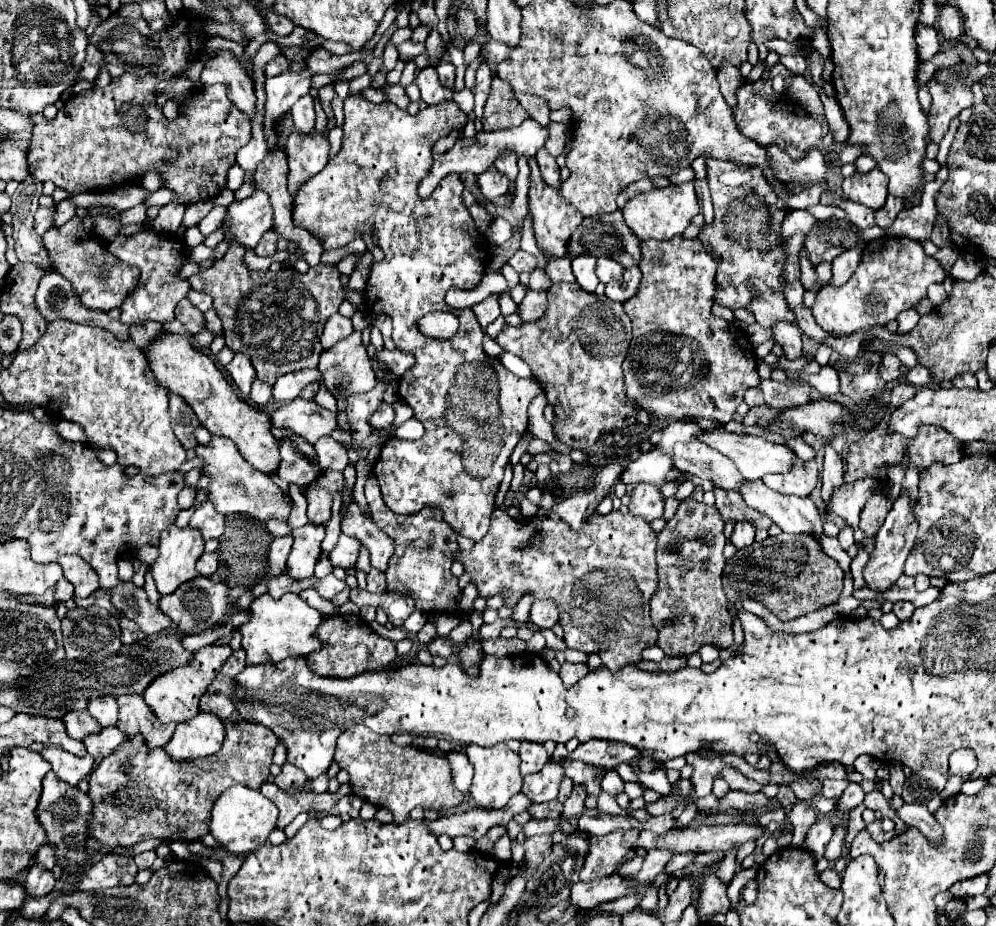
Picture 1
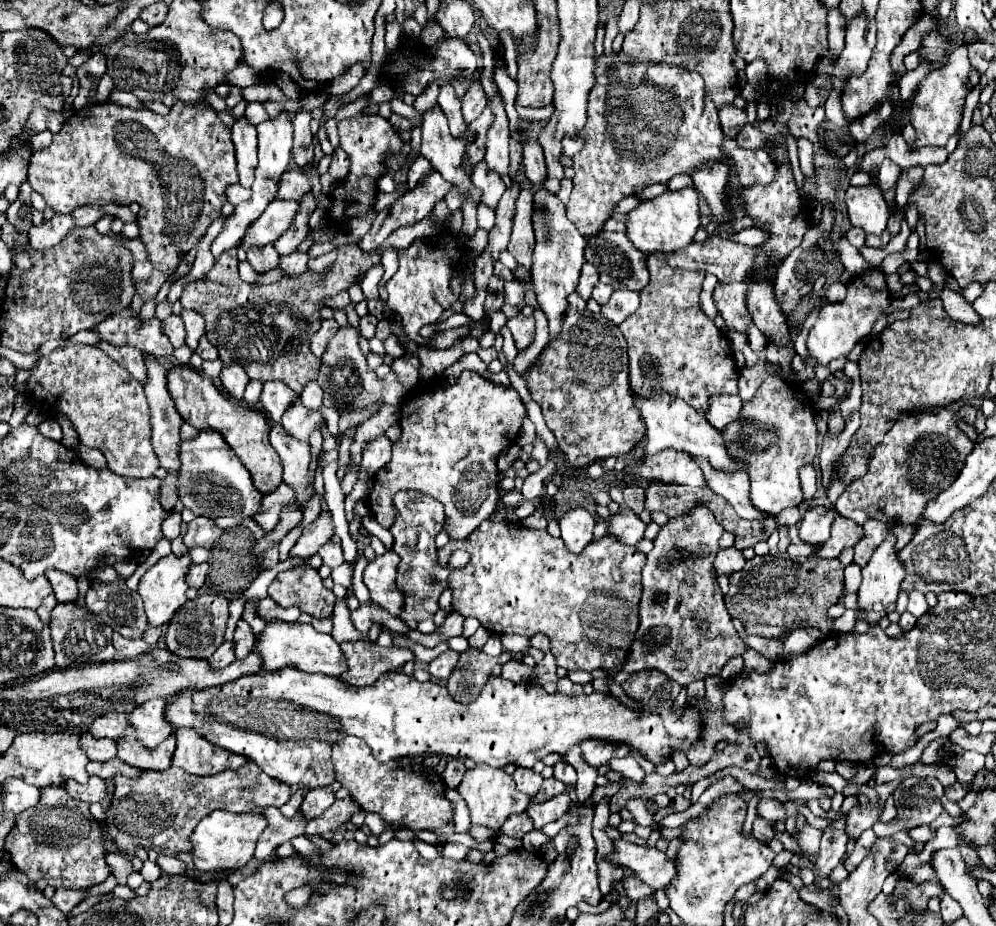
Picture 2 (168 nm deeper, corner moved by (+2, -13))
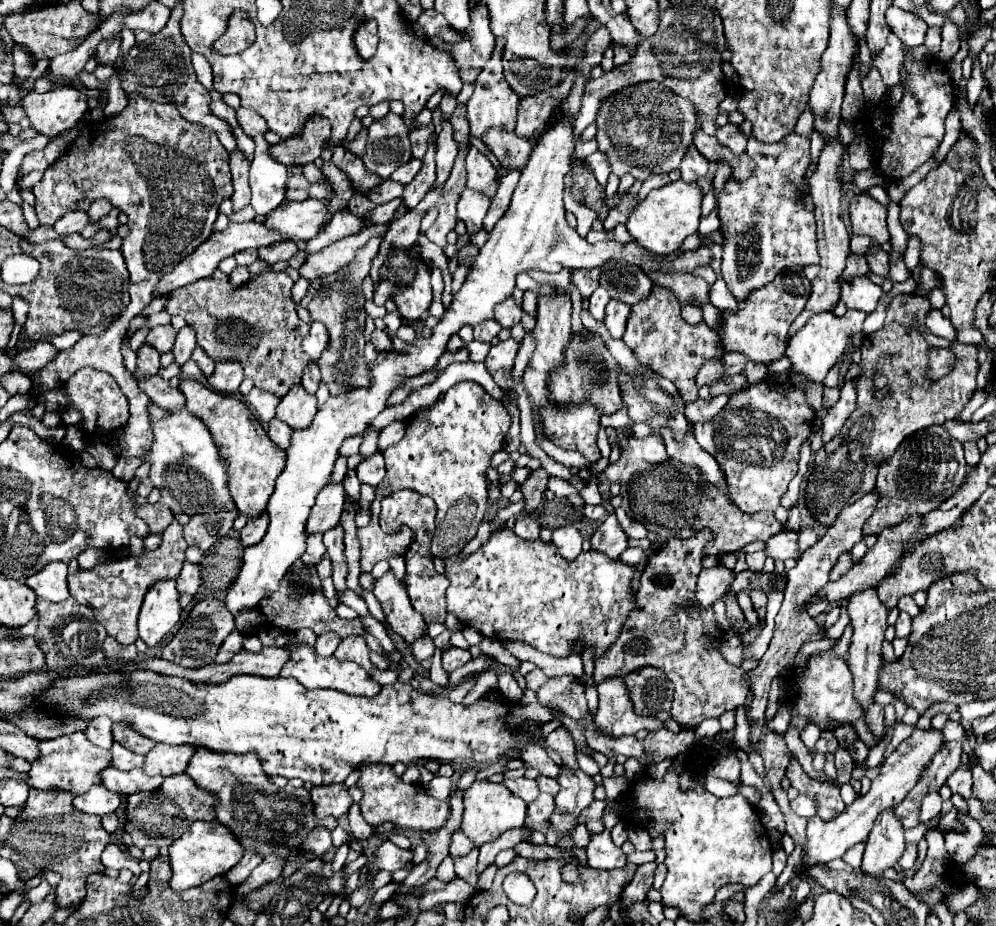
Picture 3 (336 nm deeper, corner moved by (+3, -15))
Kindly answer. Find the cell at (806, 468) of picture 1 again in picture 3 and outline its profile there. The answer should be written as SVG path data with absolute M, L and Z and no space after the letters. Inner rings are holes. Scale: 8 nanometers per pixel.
M760 382L756 386L750 386L742 394L730 396L728 404L712 420L696 422L694 438L720 464L720 470L724 472L724 478L728 484L730 500L742 512L776 510L780 506L780 496L788 488L788 482L798 472L798 452L800 452L800 446L810 436L814 418L816 414L814 414L814 408L806 402L806 392L794 388L792 384Z

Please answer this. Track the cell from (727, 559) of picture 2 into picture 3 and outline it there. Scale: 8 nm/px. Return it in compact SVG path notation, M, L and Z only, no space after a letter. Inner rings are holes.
M714 566L706 568L698 576L698 586L696 586L696 602L700 608L712 608L718 598L724 596L726 588L734 580L734 572L728 570L726 566Z

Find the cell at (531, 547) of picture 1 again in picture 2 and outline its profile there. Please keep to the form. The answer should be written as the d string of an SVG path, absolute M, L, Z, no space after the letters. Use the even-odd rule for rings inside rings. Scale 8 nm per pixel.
M485 520L469 538L465 538L465 540L451 540L445 548L441 548L439 550L439 564L447 568L449 566L449 558L451 558L451 554L457 548L467 550L471 554L471 560L469 560L467 566L451 570L451 574L449 574L449 586L453 588L453 610L455 612L463 614L465 618L467 616L477 618L487 630L497 632L497 634L521 634L521 636L533 636L537 632L547 634L551 638L551 652L557 658L557 666L563 666L567 670L587 670L587 672L591 672L595 668L603 668L611 676L621 672L621 668L625 666L625 662L629 658L629 648L631 648L631 644L635 640L635 632L639 628L639 600L641 600L641 592L643 592L641 568L645 566L645 554L641 554L635 546L621 544L615 536L603 536L603 538L595 538L593 542L589 542L581 554L573 554L573 552L569 552L565 548L561 538L549 536L547 530L531 530L531 528L525 528L525 526L519 526L519 524L511 524L511 522L497 524L497 522Z

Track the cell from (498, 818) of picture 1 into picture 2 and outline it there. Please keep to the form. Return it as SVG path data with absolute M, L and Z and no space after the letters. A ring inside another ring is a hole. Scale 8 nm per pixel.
M513 814L507 818L507 822L501 828L501 832L515 838L522 838L523 834L527 834L529 830L533 830L533 820L529 820L529 814Z

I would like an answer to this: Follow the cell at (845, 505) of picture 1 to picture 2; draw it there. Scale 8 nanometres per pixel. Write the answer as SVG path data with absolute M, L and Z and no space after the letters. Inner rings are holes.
M831 506L809 508L799 524L799 538L809 544L823 544L831 538L831 526L839 512Z

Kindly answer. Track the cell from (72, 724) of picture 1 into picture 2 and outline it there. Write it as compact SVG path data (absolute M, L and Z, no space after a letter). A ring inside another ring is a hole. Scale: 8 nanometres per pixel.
M83 732L79 736L79 748L87 752L89 760L97 760L97 762L105 762L107 758L115 758L117 756L115 740L95 738L91 732Z

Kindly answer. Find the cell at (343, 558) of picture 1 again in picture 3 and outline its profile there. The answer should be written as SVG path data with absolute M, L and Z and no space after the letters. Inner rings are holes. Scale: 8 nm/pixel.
M320 532L310 534L308 536L308 548L302 554L302 560L308 562L308 564L318 564L322 560L324 552L326 552L326 548L324 548L324 542L322 542L322 534Z

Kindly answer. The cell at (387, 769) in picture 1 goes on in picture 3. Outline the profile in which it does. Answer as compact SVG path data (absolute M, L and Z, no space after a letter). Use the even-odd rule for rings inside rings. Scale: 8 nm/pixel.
M362 764L356 768L360 772L358 786L364 792L364 798L360 802L362 816L368 824L380 826L382 822L394 822L398 828L412 828L412 830L438 830L444 826L450 814L448 802L440 802L424 792L420 784L406 784L402 778L398 778L388 764Z

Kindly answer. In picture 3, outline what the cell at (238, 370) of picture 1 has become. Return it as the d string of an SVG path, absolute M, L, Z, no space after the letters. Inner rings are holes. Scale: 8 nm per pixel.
M216 362L216 370L208 378L208 384L216 392L236 394L242 378L244 378L244 372L240 362Z

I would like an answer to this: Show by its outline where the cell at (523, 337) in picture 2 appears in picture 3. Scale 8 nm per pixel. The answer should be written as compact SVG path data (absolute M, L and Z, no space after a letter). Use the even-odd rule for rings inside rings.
M508 338L504 342L498 342L496 346L490 348L484 364L488 368L488 372L492 374L494 382L500 386L500 390L504 394L508 394L510 402L518 406L516 398L518 394L514 392L514 382L512 382L512 366L514 366L514 358L518 352L518 342L514 338Z

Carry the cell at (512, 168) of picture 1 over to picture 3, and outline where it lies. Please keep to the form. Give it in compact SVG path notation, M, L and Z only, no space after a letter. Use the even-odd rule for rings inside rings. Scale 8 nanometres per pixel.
M496 38L492 60L488 60L486 68L480 72L474 94L466 102L466 120L470 124L470 134L474 136L480 136L480 132L484 132L484 128L490 128L490 126L500 126L504 130L514 130L516 126L516 108L520 98L516 96L516 92L512 92L510 84L502 74L502 52L504 52L504 38Z

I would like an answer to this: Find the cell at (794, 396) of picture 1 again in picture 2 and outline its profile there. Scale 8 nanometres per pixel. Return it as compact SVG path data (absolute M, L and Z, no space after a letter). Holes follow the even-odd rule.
M759 360L755 368L741 368L739 378L739 396L741 400L751 400L763 383L768 373L781 375L781 369L775 365L768 366L765 361Z

